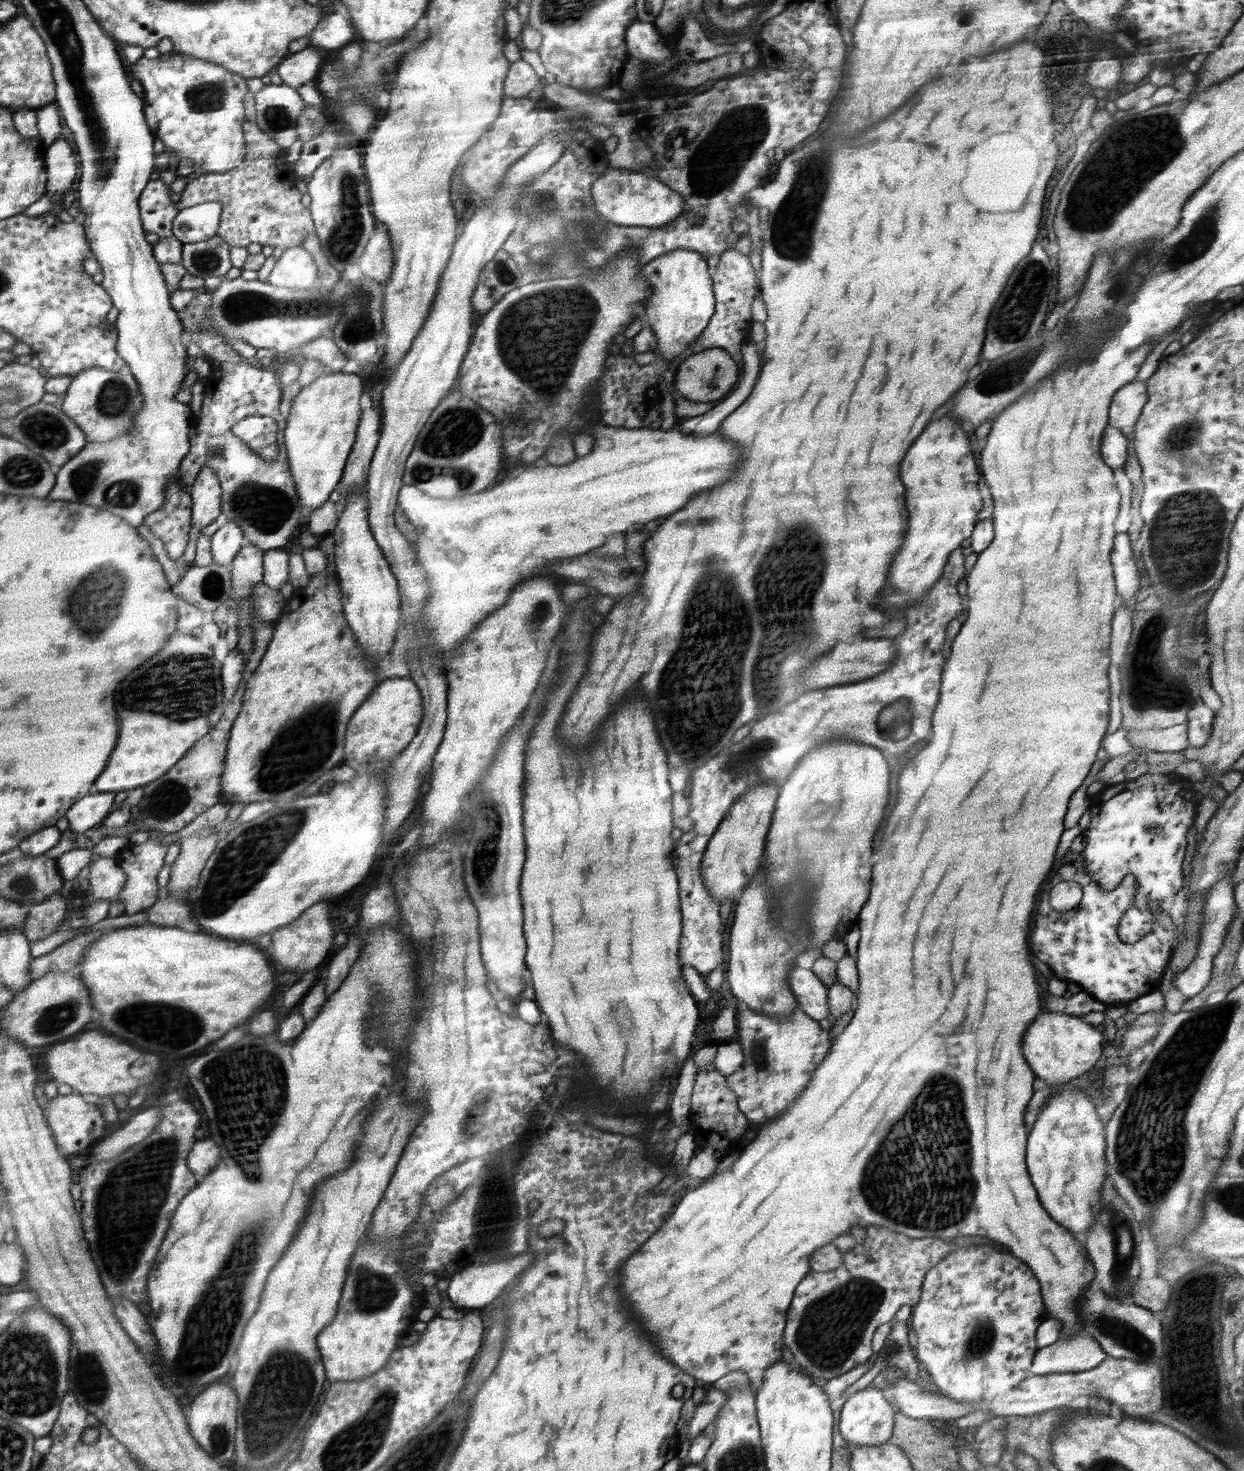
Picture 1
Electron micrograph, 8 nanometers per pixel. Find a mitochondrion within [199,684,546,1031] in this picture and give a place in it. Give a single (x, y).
(300, 748)

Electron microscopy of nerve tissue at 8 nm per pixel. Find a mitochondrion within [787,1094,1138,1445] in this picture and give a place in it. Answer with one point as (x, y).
(830, 1330)

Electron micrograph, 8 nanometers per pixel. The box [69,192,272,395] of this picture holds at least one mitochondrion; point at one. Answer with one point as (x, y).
(205, 260)

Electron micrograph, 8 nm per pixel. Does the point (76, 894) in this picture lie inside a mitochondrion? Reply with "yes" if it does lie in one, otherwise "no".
no

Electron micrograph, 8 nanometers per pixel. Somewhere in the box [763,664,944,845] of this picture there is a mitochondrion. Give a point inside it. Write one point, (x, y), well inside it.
(891, 725)

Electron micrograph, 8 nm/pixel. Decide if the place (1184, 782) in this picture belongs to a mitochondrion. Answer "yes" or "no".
no

